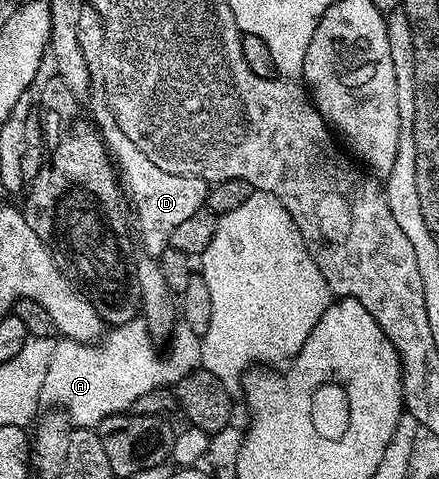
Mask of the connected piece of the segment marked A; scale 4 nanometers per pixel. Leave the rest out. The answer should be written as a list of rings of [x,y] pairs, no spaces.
[[[140,318],[109,327],[103,338],[90,344],[57,339],[54,355],[50,358],[50,367],[46,369],[46,382],[42,382],[41,405],[55,406],[62,410],[71,418],[75,427],[96,428],[106,418],[129,411],[142,395],[165,386],[174,386],[179,380],[186,378],[186,374],[195,372],[200,367],[200,336],[194,334],[190,326],[183,322],[177,323],[170,343],[172,345],[168,348],[168,356],[160,356],[156,349],[157,341],[148,333],[147,326]]]

